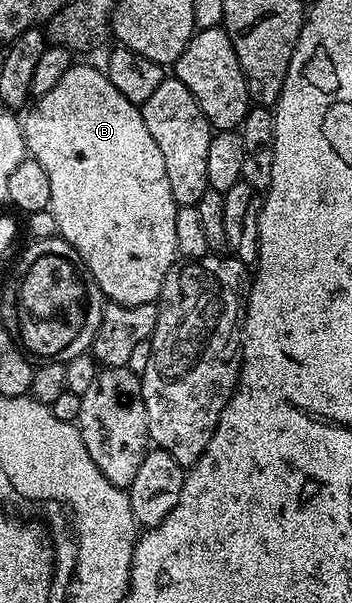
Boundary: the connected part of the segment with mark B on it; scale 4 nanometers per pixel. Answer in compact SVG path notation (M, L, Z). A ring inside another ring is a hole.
M74 64L69 67L67 72L63 72L63 80L59 80L59 84L55 84L55 88L51 88L51 92L40 95L40 97L28 107L28 110L29 115L27 115L26 118L23 118L25 149L31 157L36 160L36 162L43 164L43 172L47 172L47 180L51 180L51 200L49 201L49 209L52 210L53 215L55 216L58 235L64 238L66 242L72 244L75 248L75 252L79 252L79 256L85 262L85 269L88 270L89 277L99 284L102 295L104 295L108 301L117 302L121 306L147 306L156 303L161 297L163 280L167 276L167 272L173 265L175 265L179 258L179 255L177 255L177 213L179 213L179 207L177 201L171 196L171 183L167 180L167 167L163 164L163 152L159 152L159 144L155 144L155 140L151 140L151 132L147 132L147 124L143 124L143 116L141 115L140 109L134 106L131 100L127 100L127 96L123 96L119 92L119 88L115 88L115 84L111 84L111 80L104 72L98 69L98 67L96 70L93 66L80 66L80 64Z

